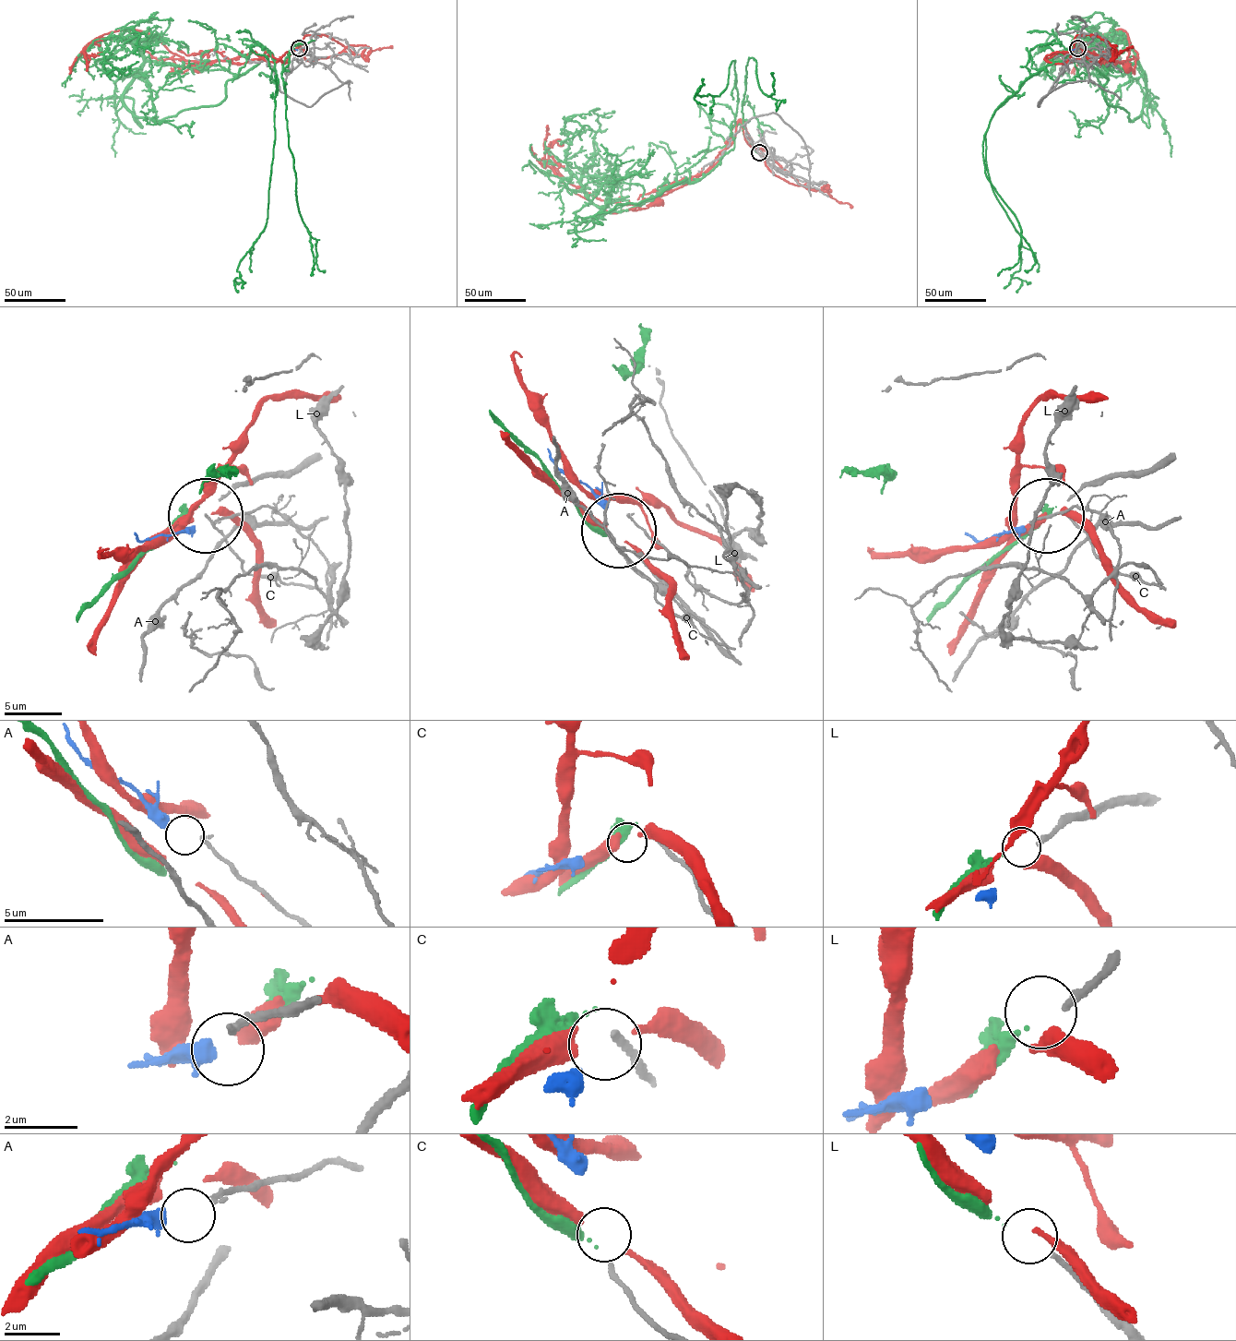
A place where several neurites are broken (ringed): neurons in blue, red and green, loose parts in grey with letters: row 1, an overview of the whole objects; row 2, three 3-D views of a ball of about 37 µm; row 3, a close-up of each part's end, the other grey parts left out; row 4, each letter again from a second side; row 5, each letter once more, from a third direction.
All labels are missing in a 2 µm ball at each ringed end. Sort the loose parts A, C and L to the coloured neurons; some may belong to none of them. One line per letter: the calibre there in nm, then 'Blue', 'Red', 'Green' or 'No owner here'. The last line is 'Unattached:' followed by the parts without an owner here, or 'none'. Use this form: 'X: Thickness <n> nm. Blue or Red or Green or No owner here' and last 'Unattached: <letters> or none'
A: Thickness 200 nm. Blue
C: Thickness 200 nm. No owner here
L: Thickness 200 nm. Green
Unattached: C

